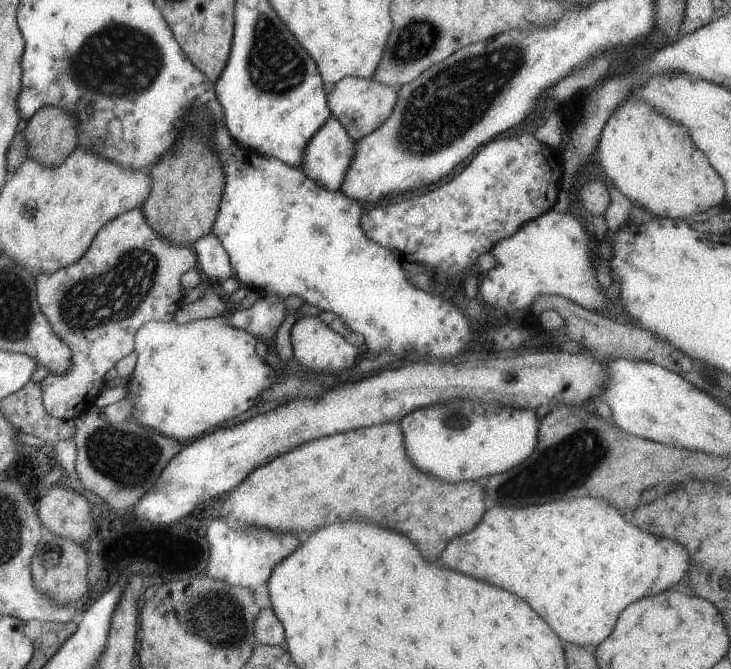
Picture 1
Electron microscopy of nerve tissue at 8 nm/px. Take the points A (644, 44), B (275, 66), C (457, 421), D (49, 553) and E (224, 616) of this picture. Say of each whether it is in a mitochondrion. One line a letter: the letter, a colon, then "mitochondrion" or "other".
A: other
B: mitochondrion
C: mitochondrion
D: mitochondrion
E: mitochondrion

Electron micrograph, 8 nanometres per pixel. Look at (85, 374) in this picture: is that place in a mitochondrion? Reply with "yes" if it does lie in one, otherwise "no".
no

